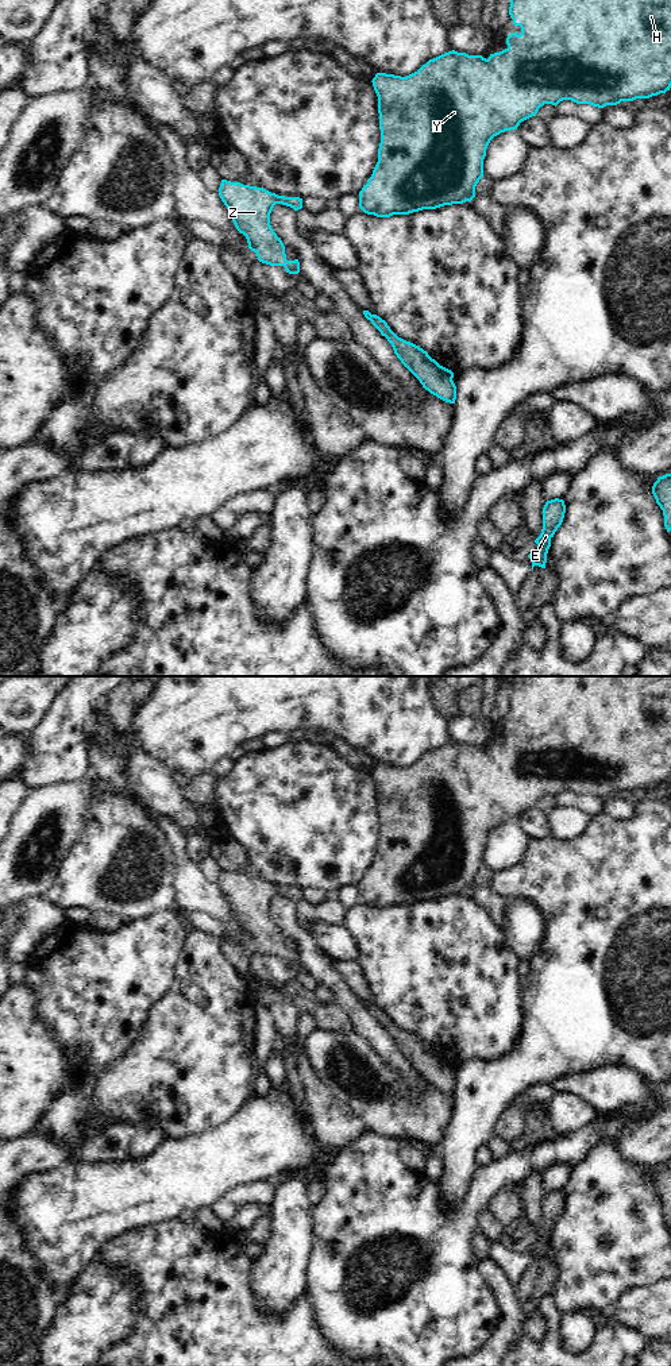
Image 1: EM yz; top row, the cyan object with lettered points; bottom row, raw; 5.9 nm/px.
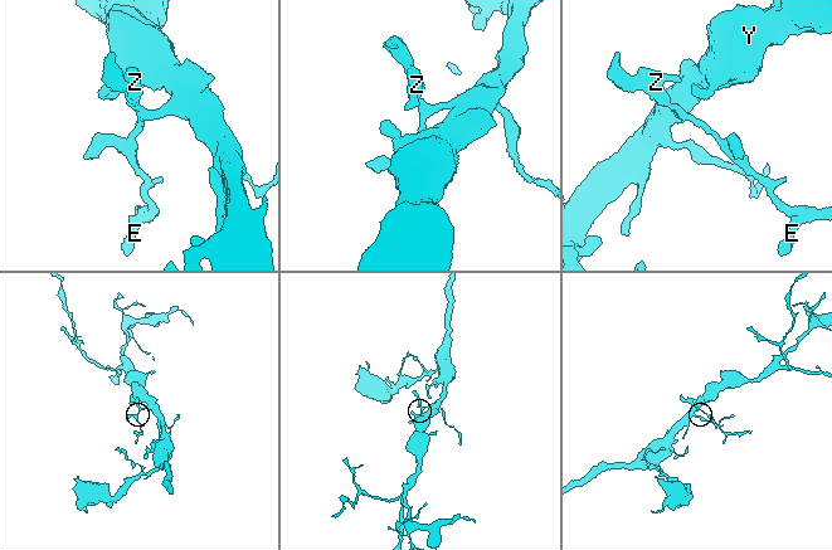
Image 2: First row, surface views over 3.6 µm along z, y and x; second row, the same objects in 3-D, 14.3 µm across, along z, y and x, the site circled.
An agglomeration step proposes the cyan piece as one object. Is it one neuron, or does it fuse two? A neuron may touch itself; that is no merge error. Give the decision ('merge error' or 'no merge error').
no merge error

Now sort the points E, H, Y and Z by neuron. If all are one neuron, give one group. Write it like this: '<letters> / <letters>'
E H Y Z

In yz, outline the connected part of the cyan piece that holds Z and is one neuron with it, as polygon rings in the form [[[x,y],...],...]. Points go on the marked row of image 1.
[[[221,180],[219,196],[227,207],[236,229],[246,236],[248,248],[257,254],[259,262],[270,266],[284,266],[289,274],[300,273],[298,259],[286,259],[285,246],[270,225],[270,213],[275,204],[282,204],[298,211],[302,208],[302,198],[278,196],[263,188],[243,185],[227,180]]]

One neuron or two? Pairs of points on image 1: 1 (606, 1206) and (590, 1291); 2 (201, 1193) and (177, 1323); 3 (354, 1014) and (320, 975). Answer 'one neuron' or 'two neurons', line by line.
1: one neuron
2: two neurons
3: one neuron

